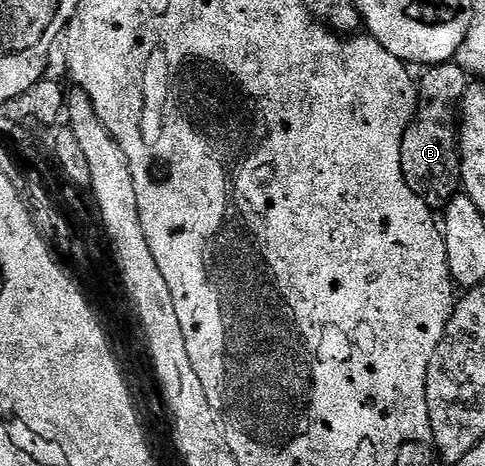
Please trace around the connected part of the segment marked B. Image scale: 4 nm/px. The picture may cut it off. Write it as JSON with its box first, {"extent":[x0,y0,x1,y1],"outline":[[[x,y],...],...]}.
{"extent":[400,63,468,211],"outline":[[[456,63],[444,65],[431,65],[426,73],[417,82],[418,86],[418,112],[409,127],[404,131],[404,139],[400,147],[400,167],[408,187],[415,193],[429,209],[435,211],[445,210],[446,204],[453,197],[459,196],[462,184],[462,154],[458,148],[458,135],[460,132],[460,106],[462,96],[468,84],[468,75]]]}

